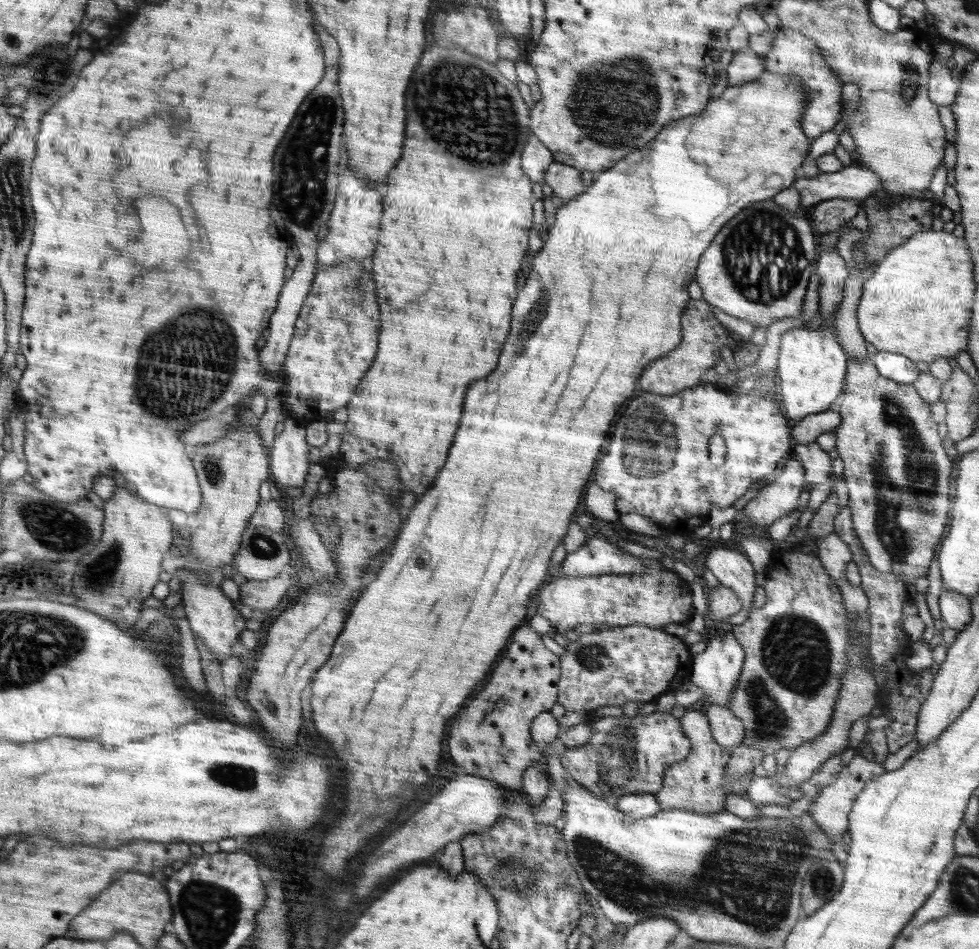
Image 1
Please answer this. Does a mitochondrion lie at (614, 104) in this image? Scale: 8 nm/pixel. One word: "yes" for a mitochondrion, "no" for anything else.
yes

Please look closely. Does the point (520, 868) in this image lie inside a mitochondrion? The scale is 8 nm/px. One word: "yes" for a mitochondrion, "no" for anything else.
yes

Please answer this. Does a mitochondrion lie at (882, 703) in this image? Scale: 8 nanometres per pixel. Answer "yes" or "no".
no

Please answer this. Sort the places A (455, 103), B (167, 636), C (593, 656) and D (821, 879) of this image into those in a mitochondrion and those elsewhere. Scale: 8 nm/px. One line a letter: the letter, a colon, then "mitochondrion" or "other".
A: mitochondrion
B: mitochondrion
C: mitochondrion
D: mitochondrion

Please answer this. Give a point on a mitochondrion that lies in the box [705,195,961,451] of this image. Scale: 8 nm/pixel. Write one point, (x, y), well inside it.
(761, 255)

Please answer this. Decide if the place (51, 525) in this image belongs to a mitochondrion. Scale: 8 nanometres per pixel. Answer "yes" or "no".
yes

